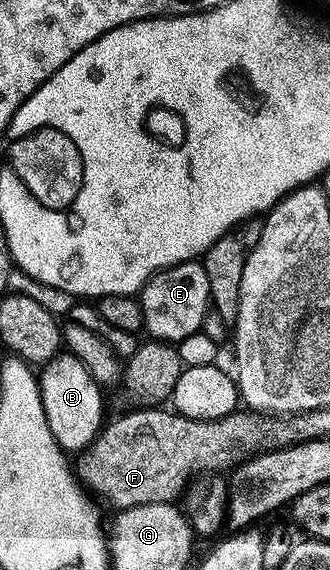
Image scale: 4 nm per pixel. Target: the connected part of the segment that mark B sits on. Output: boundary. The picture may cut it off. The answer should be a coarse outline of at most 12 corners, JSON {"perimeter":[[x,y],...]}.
{"perimeter":[[61,352],[39,370],[44,424],[68,455],[106,421],[101,384]]}

